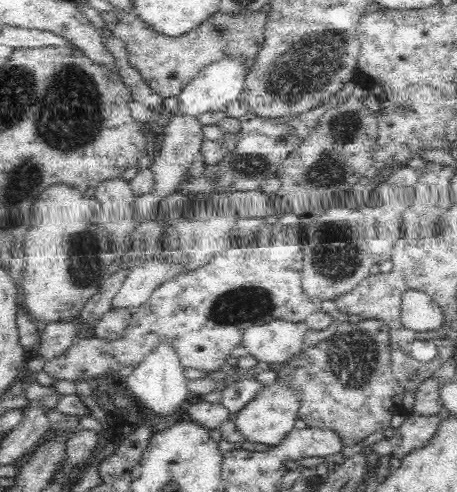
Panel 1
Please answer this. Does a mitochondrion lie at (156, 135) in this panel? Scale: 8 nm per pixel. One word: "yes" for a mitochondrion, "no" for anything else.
no

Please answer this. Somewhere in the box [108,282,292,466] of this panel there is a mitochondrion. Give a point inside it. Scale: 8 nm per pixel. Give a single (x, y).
(246, 304)

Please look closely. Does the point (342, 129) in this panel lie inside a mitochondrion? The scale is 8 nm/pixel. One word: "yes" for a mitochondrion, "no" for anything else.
yes

